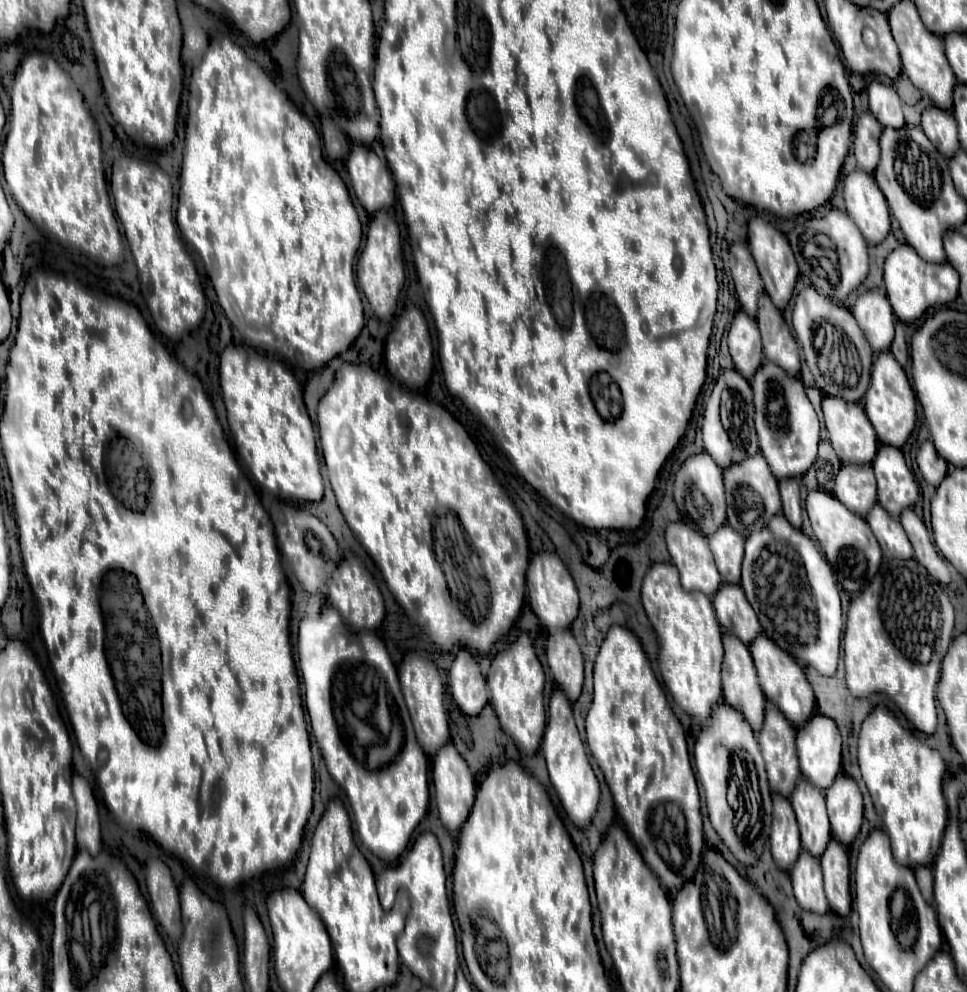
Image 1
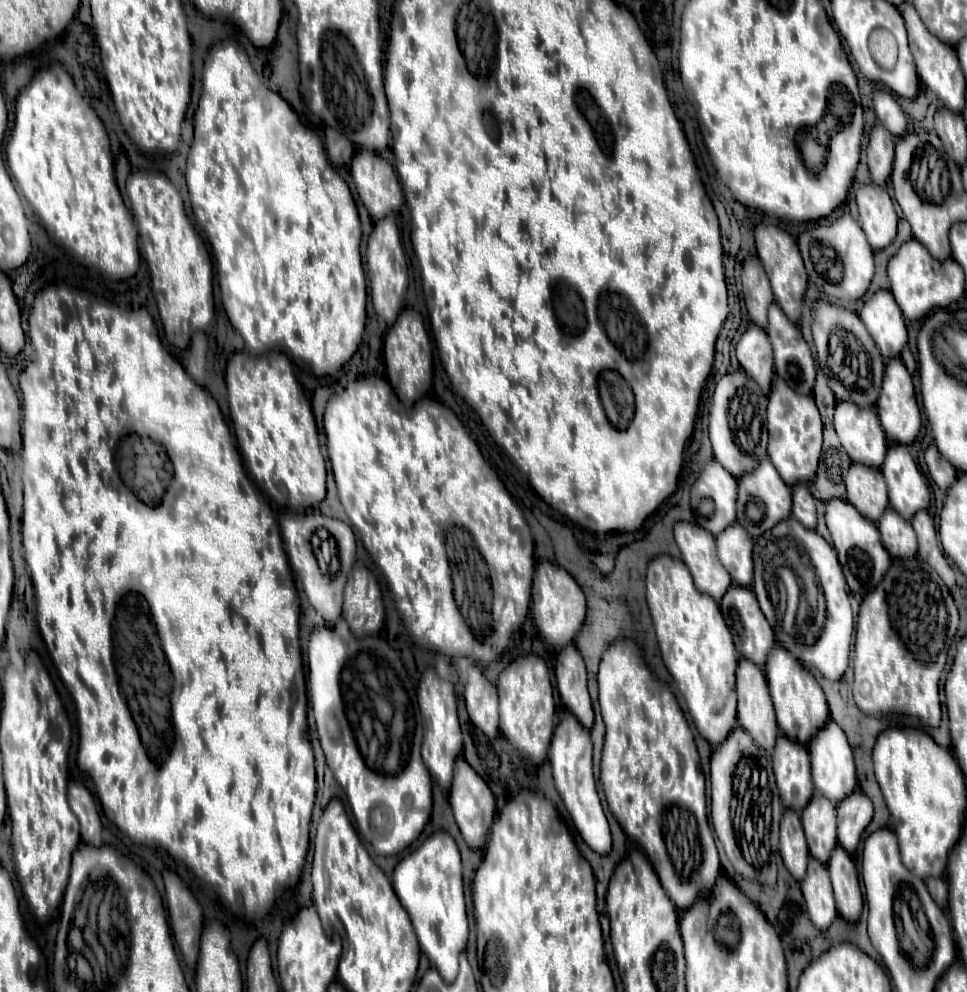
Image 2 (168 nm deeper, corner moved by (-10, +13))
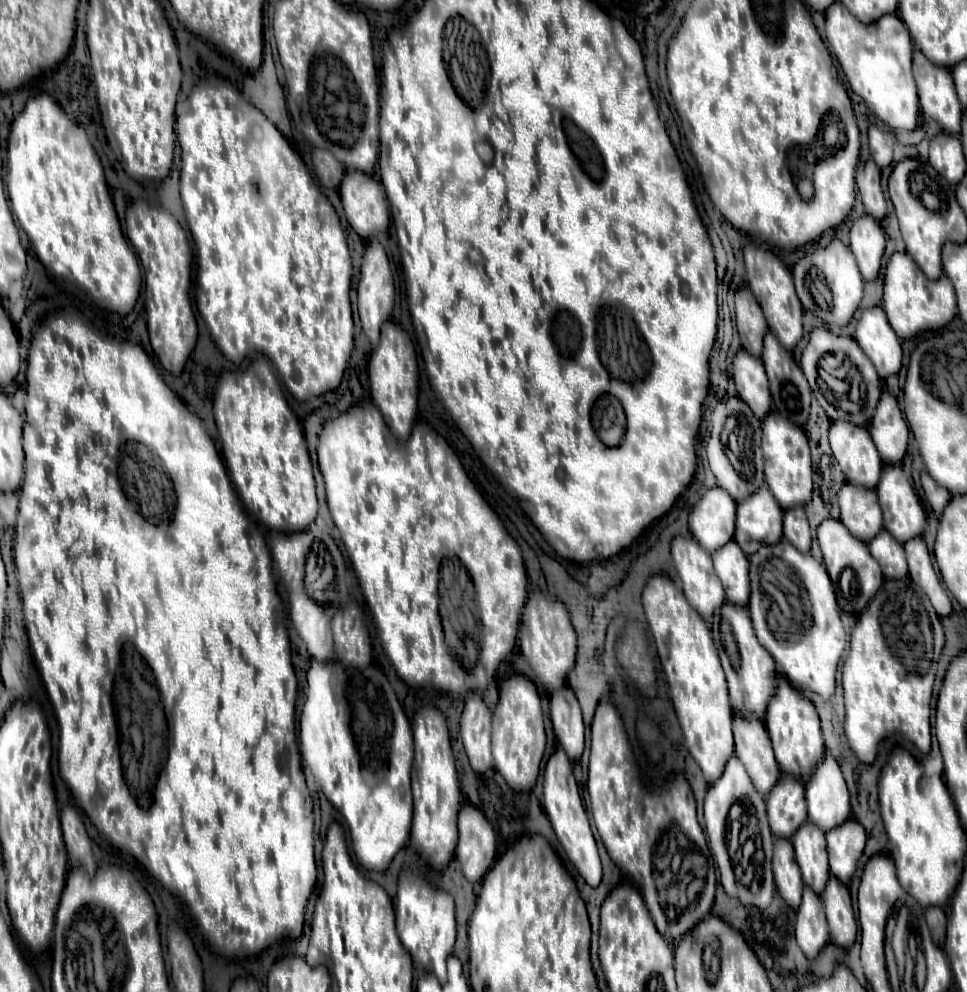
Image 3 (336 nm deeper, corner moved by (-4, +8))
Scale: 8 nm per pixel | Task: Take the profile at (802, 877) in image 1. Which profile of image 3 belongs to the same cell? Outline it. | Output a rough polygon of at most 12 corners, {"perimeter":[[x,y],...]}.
{"perimeter":[[803,888],[795,936],[813,960],[829,942],[819,894]]}

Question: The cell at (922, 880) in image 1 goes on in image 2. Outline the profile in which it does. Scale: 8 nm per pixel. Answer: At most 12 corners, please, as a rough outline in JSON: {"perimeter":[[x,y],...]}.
{"perimeter":[[927,881],[929,895],[947,911],[947,881]]}

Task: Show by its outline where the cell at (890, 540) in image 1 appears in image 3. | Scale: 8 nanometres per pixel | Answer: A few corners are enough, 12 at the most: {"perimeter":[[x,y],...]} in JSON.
{"perimeter":[[885,528],[869,550],[887,578],[907,576],[905,550]]}

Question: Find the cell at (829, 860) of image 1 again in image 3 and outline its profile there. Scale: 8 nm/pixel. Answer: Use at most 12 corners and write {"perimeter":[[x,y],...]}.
{"perimeter":[[833,874],[823,890],[833,944],[849,948],[857,934],[847,886]]}

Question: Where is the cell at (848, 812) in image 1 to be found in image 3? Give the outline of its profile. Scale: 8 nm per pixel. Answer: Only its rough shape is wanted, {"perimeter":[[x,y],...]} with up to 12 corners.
{"perimeter":[[849,818],[825,836],[831,874],[849,884],[865,828]]}

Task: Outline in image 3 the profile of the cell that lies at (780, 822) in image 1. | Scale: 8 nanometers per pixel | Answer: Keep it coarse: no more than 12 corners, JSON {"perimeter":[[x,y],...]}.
{"perimeter":[[775,838],[773,872],[781,898],[797,908],[801,870],[791,842]]}

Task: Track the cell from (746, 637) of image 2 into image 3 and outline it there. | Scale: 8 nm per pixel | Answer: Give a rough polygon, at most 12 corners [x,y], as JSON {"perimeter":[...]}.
{"perimeter":[[721,606],[741,656],[717,642],[733,712],[765,716],[775,662],[745,606]]}

